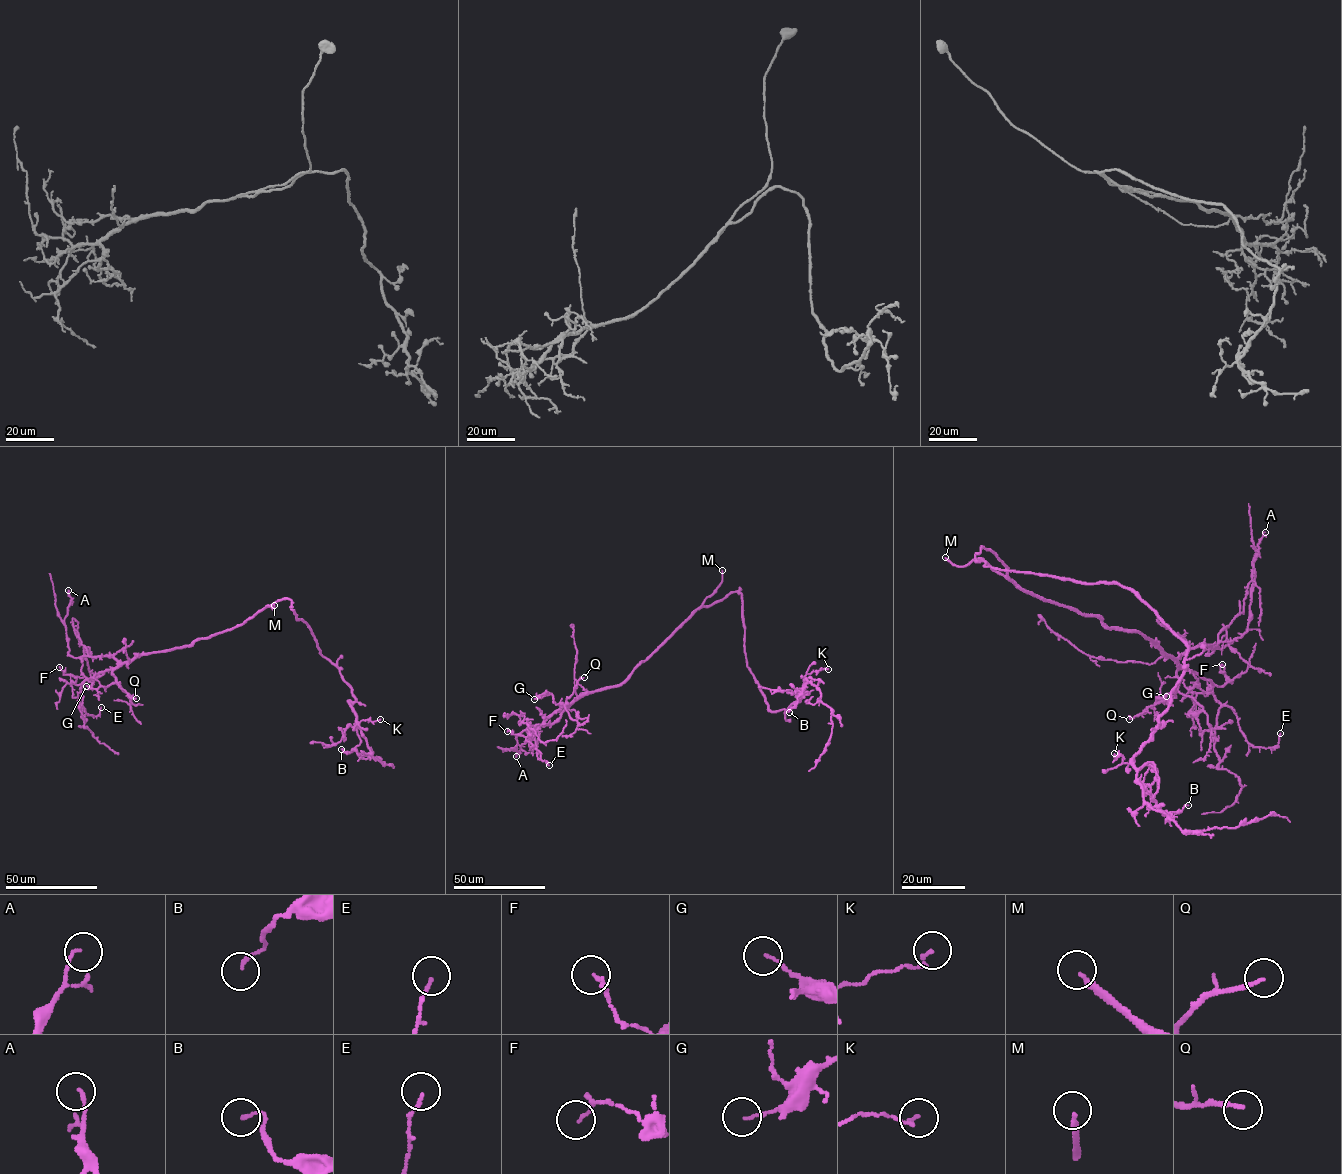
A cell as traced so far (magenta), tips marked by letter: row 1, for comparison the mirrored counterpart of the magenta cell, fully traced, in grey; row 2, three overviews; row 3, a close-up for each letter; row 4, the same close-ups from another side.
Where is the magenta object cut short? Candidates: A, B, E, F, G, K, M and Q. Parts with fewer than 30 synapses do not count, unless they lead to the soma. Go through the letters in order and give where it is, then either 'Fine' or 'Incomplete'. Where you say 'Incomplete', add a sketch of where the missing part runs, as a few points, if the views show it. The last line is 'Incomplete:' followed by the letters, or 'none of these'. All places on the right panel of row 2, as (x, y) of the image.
A: Place: (1265, 532). Fine
B: Place: (1188, 805). Fine
E: Place: (1280, 733). Fine
F: Place: (1222, 664). Fine
G: Place: (1166, 696). Fine
K: Place: (1114, 753). Fine
M: Place: (945, 557). Incomplete
Q: Place: (1129, 719). Fine
Incomplete: M

